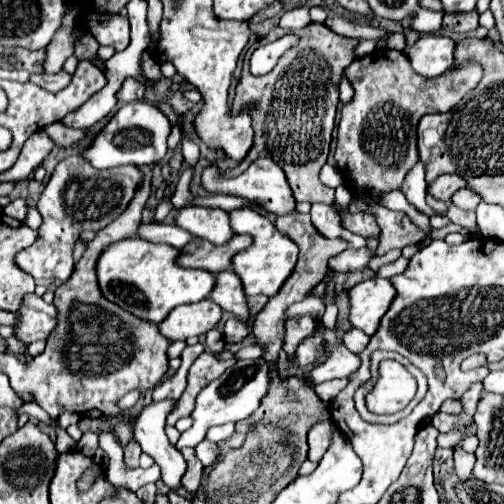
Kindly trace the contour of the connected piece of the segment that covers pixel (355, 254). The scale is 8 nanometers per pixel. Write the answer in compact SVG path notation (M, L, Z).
M348 248L342 254L334 256L328 260L328 268L336 270L336 272L352 272L352 270L362 270L364 266L368 266L372 258L372 250L362 248L362 250L354 250Z

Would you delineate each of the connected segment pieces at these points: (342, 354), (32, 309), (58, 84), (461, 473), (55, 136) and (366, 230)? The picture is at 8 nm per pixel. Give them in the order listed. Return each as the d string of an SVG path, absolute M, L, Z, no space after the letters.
M332 328L324 330L324 354L326 354L326 360L316 364L306 374L306 382L310 386L316 386L316 384L332 380L332 378L348 378L358 368L356 354L352 354L338 340L338 334Z
M34 292L22 298L20 310L16 314L18 314L18 322L14 326L14 336L26 346L34 340L46 340L56 326L54 304L46 304Z
M60 70L56 74L32 74L30 82L36 82L44 90L62 90L72 82L72 74L66 70Z
M454 452L454 470L460 478L460 482L466 482L472 478L472 466L474 466L474 454L466 452Z
M54 122L54 124L46 126L44 132L46 132L58 146L64 146L64 148L66 148L66 146L74 146L74 144L84 136L86 130L72 130L72 128L62 126L60 122Z
M350 214L344 218L344 228L354 232L354 234L360 234L362 238L376 238L378 236L378 226L376 226L376 220L374 216L370 214Z

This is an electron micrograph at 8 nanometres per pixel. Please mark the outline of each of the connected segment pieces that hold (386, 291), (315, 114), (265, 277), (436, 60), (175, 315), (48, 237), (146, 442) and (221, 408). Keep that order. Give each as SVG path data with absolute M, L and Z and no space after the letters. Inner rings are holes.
M386 278L364 280L358 286L348 290L350 314L348 320L354 328L360 328L364 334L374 334L380 318L388 310L396 290Z
M316 22L308 24L296 34L300 34L300 44L280 58L272 74L256 78L244 66L232 108L234 112L240 112L250 102L256 102L256 108L252 110L252 128L256 138L244 162L238 168L226 170L222 174L238 176L250 166L250 162L258 158L272 158L278 166L284 168L296 202L324 202L334 206L334 190L324 186L318 180L318 174L328 158L328 148L332 142L334 118L340 102L338 84L342 80L344 68L356 60L354 50L360 40L338 36L324 24Z
M230 210L228 214L230 214L232 232L244 232L254 238L252 246L248 246L246 250L238 252L232 258L232 270L242 280L246 296L256 296L256 294L274 296L284 284L284 280L290 276L290 272L294 270L298 258L296 244L292 244L284 234L280 234L276 226L256 210Z
M422 34L416 44L405 48L404 53L418 74L434 78L454 62L454 44L456 42L452 38L442 34Z
M212 300L184 304L184 306L176 306L176 310L172 310L168 318L164 318L164 322L158 324L158 330L162 336L166 336L172 342L186 340L190 336L206 334L210 328L218 324L220 316L222 310Z
M80 156L64 158L56 166L50 182L46 184L38 200L38 212L44 220L40 228L40 238L30 248L20 252L16 256L16 262L36 280L56 278L60 282L66 282L74 266L72 240L76 242L84 230L102 230L112 220L116 220L132 200L134 190L140 182L142 174L136 166L118 166L114 170L102 172L92 168Z
M174 400L152 402L152 404L144 406L142 412L132 422L134 440L162 468L162 480L168 488L180 486L180 478L186 472L186 460L168 442L168 436L164 432L166 412L170 412L174 408L174 404L176 404Z
M258 358L258 360L240 360L234 366L230 366L218 380L212 380L204 390L200 390L198 398L196 398L196 408L190 414L194 424L182 432L176 448L194 448L196 444L200 444L206 438L206 432L212 426L220 426L226 422L238 422L248 418L260 404L262 396L268 390L268 364Z

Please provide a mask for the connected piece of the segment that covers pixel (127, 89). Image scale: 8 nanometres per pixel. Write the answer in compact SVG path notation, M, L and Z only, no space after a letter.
M126 78L124 86L118 90L116 98L120 102L132 102L132 100L142 100L144 98L144 86L142 82L134 80L134 78Z

